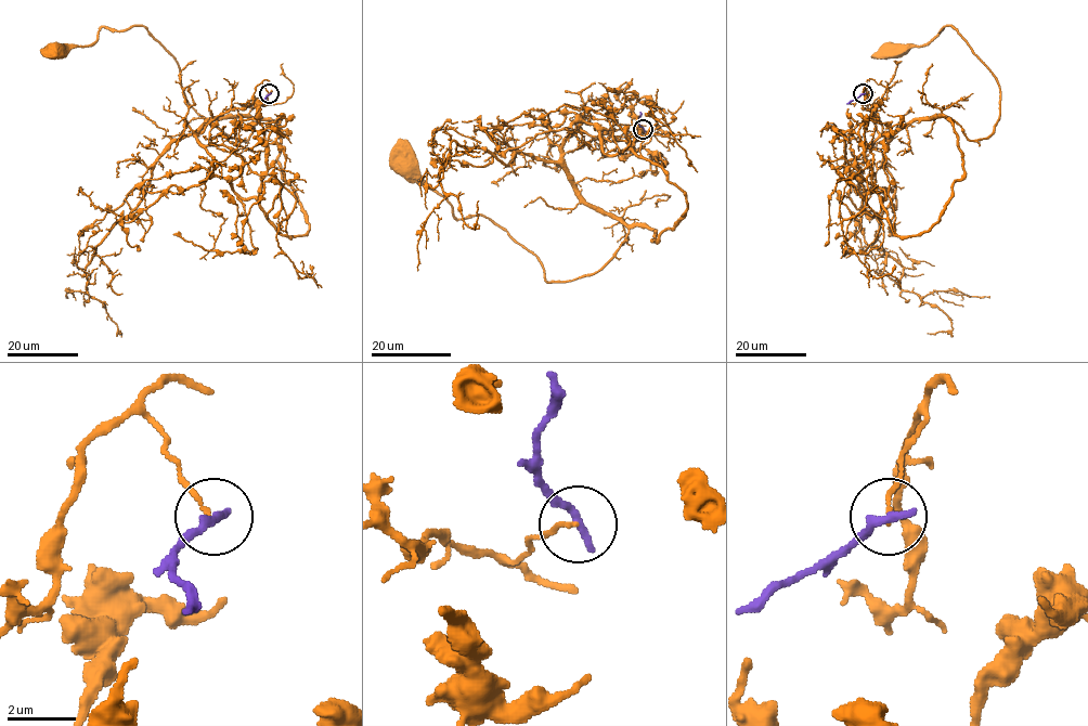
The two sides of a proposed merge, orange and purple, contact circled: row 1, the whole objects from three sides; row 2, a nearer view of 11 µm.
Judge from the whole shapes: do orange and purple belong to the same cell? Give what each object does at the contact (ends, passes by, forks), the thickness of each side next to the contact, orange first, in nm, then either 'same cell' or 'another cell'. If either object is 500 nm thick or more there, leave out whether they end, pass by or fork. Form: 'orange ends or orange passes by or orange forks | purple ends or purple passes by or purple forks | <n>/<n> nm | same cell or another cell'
orange ends | purple ends | 130/320 nm | another cell

